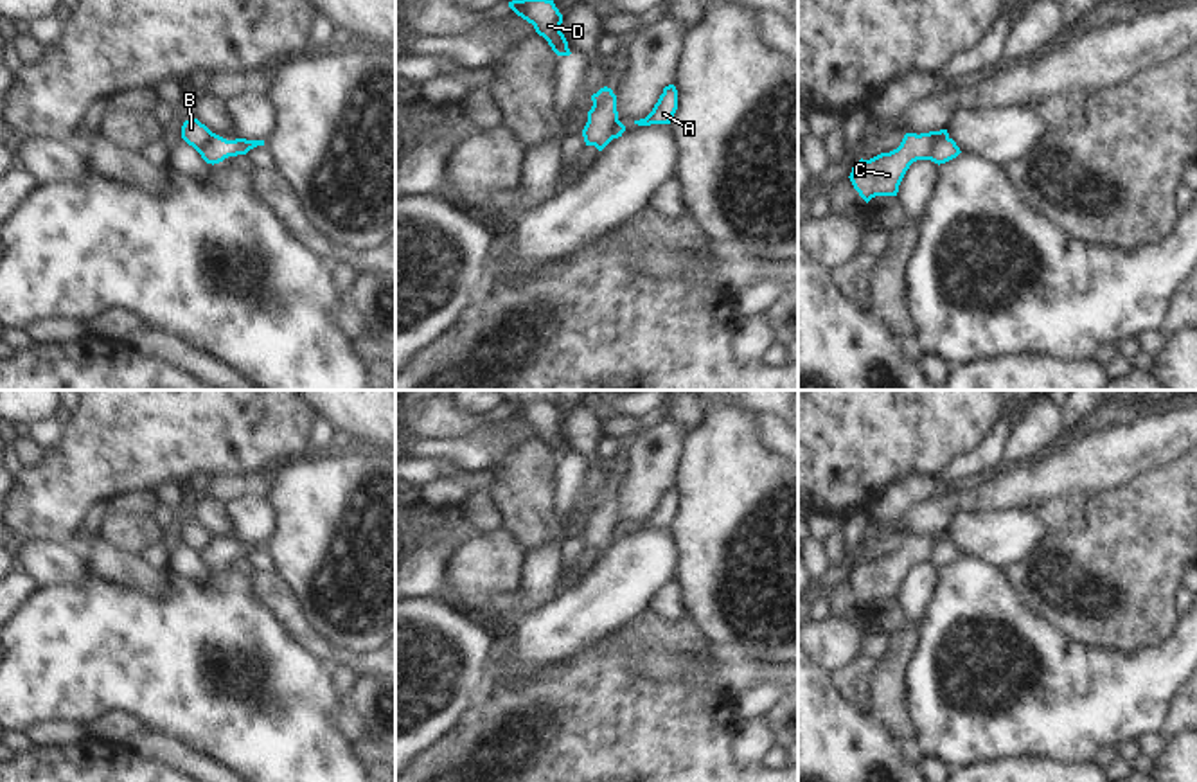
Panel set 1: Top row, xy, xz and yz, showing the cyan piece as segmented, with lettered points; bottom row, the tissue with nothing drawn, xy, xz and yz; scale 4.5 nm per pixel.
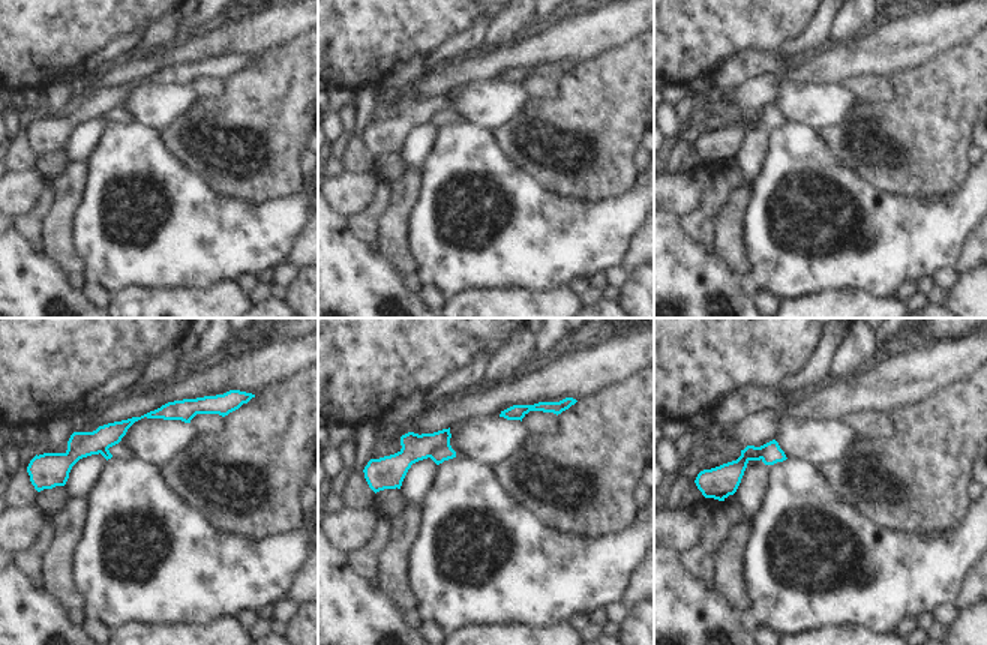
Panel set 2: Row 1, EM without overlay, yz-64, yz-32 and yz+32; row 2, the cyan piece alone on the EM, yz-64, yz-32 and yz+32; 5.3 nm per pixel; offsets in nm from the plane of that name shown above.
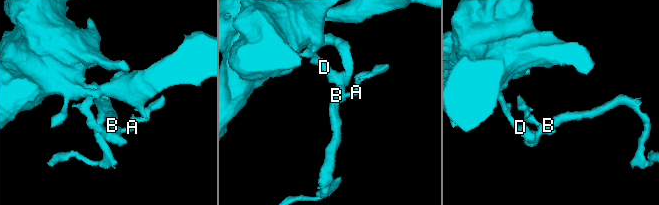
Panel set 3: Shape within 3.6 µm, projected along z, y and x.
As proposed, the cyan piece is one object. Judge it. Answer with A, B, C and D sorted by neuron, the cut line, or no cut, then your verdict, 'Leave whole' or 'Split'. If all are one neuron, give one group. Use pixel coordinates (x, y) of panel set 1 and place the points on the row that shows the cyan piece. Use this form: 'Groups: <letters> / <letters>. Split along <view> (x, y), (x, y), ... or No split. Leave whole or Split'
Groups: A / B C D. Split along yz (948, 135), (940, 135), (935, 141), (928, 159). Split.

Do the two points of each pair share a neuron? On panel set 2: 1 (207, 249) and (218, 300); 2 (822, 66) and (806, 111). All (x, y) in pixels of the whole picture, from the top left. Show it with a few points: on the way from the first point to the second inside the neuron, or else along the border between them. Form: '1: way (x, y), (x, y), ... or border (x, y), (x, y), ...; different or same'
1: border (236, 281), (227, 281), (201, 290), (180, 288); different
2: border (782, 80), (840, 84); different

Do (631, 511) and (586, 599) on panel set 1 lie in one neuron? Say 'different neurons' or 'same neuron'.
different neurons

